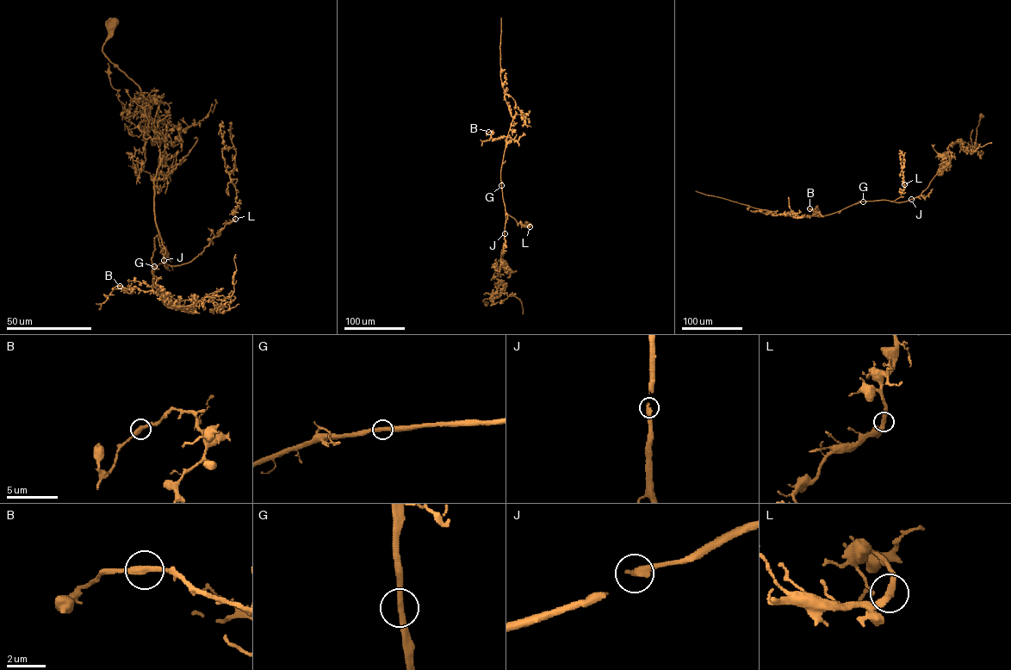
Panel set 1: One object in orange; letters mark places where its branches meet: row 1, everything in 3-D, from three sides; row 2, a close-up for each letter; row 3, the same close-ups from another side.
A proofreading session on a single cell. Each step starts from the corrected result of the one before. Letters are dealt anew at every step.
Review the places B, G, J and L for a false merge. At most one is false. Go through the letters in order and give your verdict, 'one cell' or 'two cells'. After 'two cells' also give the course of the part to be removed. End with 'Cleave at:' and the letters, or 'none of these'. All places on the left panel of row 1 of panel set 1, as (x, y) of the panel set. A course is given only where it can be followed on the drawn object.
B: one cell
G: one cell
J: one cell
L: one cell
Cleave at: none of these

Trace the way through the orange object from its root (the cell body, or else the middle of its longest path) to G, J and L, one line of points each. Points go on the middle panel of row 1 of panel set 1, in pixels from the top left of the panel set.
G: (486, 303), (485, 299), (498, 297), (503, 284), (498, 287), (493, 276), (498, 261), (504, 263), (501, 185)
J: (486, 303), (502, 289), (493, 276), (499, 259), (503, 265), (505, 233)
L: (486, 303), (503, 288), (493, 276), (498, 261), (504, 263), (505, 213), (530, 226)

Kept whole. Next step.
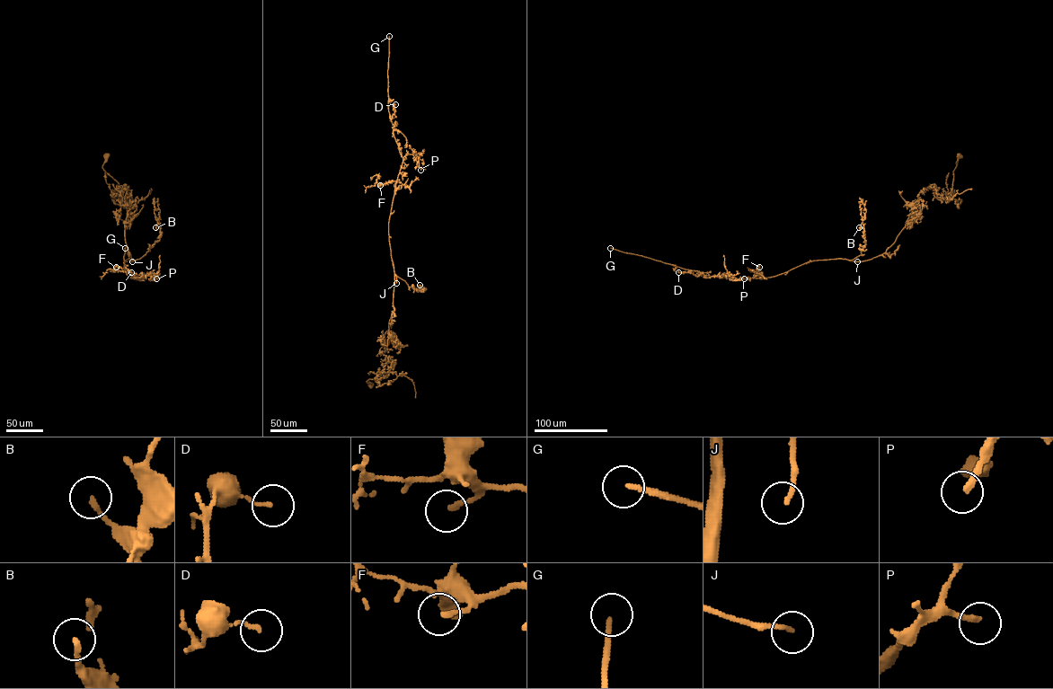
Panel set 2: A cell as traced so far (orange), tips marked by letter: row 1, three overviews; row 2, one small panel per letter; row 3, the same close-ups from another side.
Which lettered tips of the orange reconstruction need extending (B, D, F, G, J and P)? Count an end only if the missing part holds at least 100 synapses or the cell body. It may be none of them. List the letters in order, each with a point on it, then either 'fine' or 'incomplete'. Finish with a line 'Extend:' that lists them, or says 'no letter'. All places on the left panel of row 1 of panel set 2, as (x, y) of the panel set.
B: place (155, 227); fine
D: place (131, 272); fine
F: place (116, 267); fine
G: place (125, 248); incomplete
J: place (132, 261); fine
P: place (156, 278); incomplete
Extend: G, P

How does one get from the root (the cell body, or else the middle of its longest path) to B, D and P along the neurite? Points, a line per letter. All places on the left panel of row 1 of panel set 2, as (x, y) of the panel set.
B: (106, 155), (102, 167), (126, 200), (128, 188), (115, 189), (128, 206), (130, 261), (159, 240), (155, 227)
D: (106, 155), (102, 167), (126, 200), (128, 188), (115, 189), (128, 206), (124, 267), (138, 279), (131, 272)
P: (106, 155), (102, 167), (126, 200), (128, 188), (115, 189), (128, 206), (126, 270), (156, 278)

